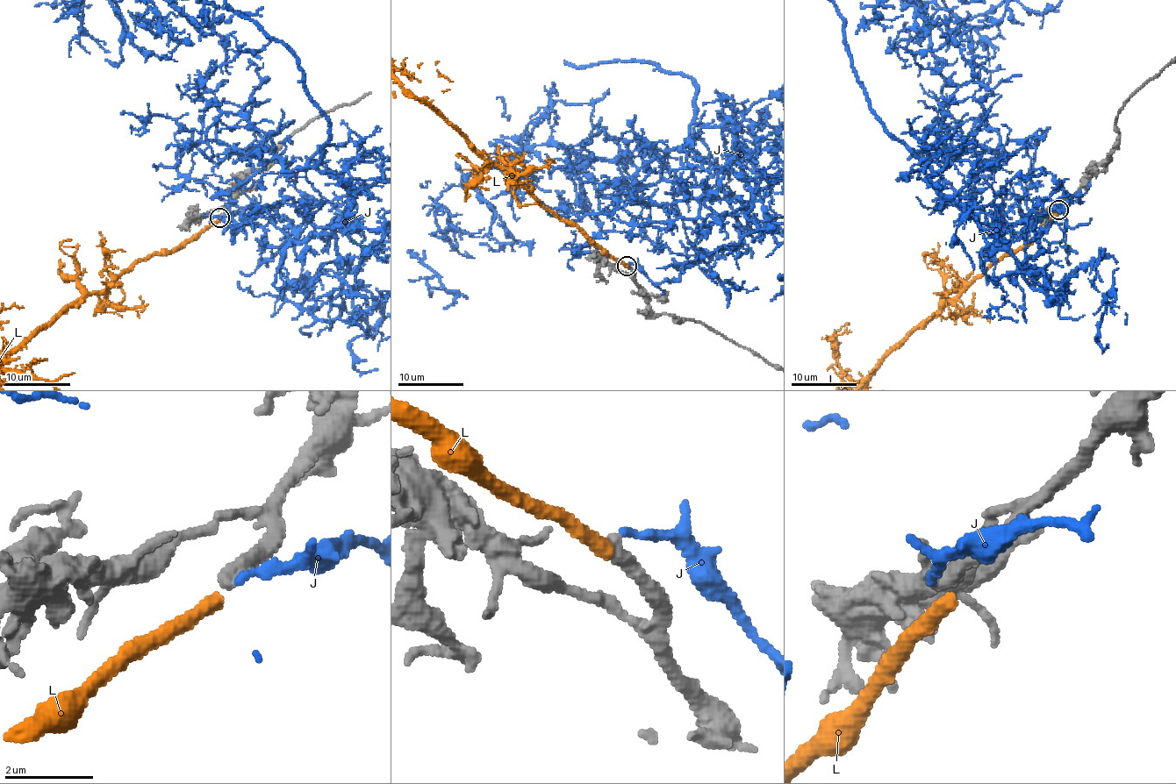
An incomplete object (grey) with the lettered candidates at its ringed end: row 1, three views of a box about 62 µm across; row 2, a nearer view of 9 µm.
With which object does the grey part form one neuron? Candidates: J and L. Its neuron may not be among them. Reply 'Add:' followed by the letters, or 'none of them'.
Add: L

